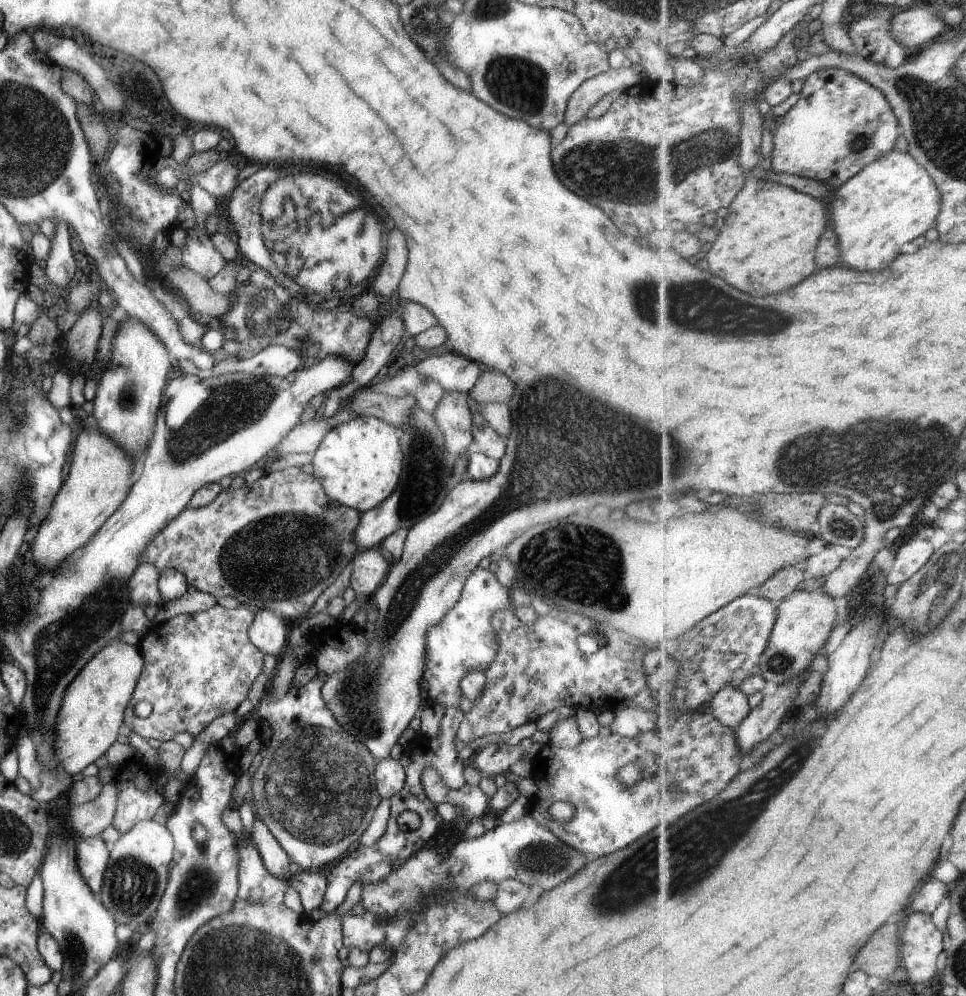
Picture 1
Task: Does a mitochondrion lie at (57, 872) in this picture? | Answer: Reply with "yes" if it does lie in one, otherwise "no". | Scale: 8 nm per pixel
no

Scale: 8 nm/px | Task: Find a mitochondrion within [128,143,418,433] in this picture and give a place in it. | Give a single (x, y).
(297, 234)

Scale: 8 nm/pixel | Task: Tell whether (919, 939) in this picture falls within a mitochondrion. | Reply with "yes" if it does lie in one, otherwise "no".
no

